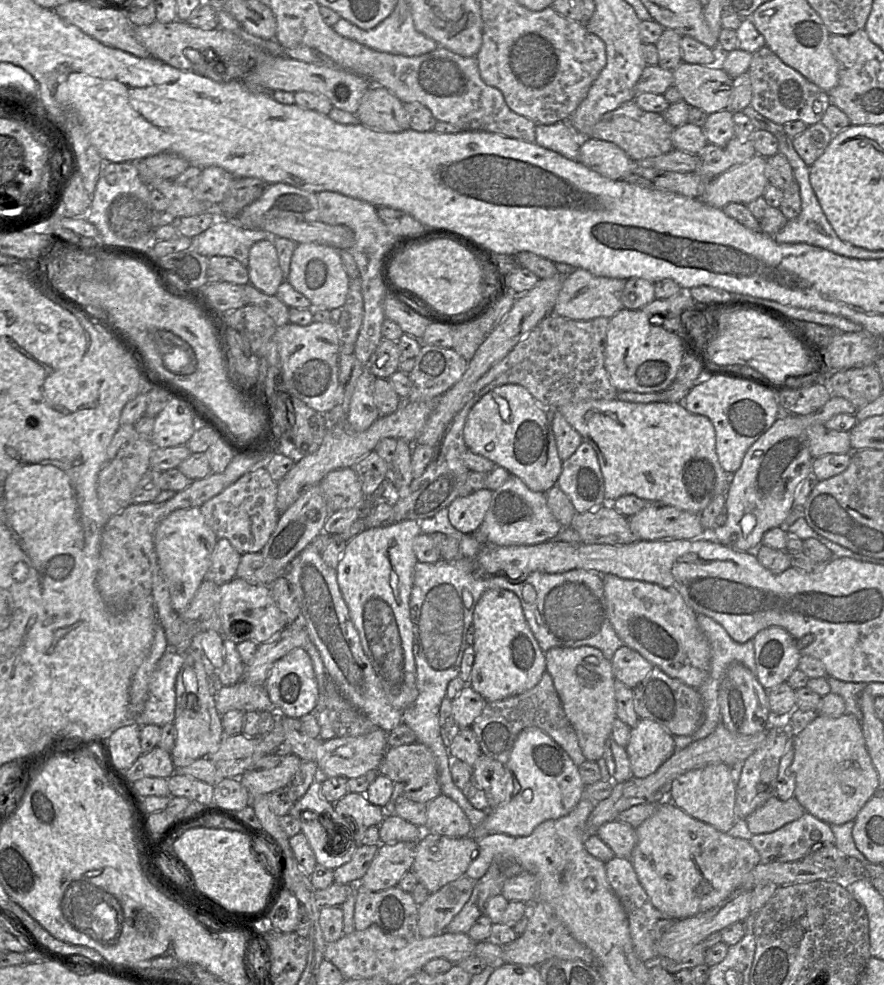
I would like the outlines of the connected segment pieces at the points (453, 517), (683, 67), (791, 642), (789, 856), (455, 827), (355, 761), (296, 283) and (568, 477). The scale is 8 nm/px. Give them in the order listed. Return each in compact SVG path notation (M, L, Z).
M483 488L467 496L457 496L447 508L452 526L465 534L476 532L488 511L492 493Z
M719 61L714 66L689 64L681 62L673 71L673 85L682 95L683 100L690 106L704 111L707 115L725 110L729 103L730 95L734 88L733 79L719 66Z
M770 626L753 638L756 677L771 690L788 680L802 657L793 637L782 627Z
M805 812L799 819L774 832L749 836L749 841L759 853L761 863L795 862L806 858L825 845L835 845L835 836L828 823Z
M441 793L426 805L424 832L458 838L471 834L468 817L450 797Z
M378 728L360 736L334 737L322 741L317 748L315 762L320 777L356 778L371 770L377 770L387 748L387 732Z
M313 242L300 243L296 246L287 281L310 300L312 309L327 310L344 306L350 283L339 250Z
M586 441L562 462L557 486L569 497L577 513L609 503L605 498L604 478L597 454Z

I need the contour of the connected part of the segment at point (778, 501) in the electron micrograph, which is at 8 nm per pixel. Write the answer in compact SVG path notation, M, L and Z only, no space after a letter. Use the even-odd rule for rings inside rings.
M832 395L826 404L817 412L807 415L781 412L780 417L762 434L747 450L740 468L731 475L730 484L726 492L725 508L727 520L724 525L713 530L704 530L703 539L714 539L719 543L740 551L754 551L762 543L763 535L771 528L779 527L786 519L791 509L795 493L800 483L808 476L812 469L812 456L809 451L809 441L806 428L812 424L824 425L829 419L838 414L856 414L858 409L848 400Z

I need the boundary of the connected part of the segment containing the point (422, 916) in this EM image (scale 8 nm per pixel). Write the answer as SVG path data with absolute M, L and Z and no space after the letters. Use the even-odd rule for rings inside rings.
M466 874L430 893L418 907L418 932L427 938L439 935L467 903L476 881Z

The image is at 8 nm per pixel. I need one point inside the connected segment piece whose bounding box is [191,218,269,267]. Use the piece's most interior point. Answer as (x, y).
(225, 238)

